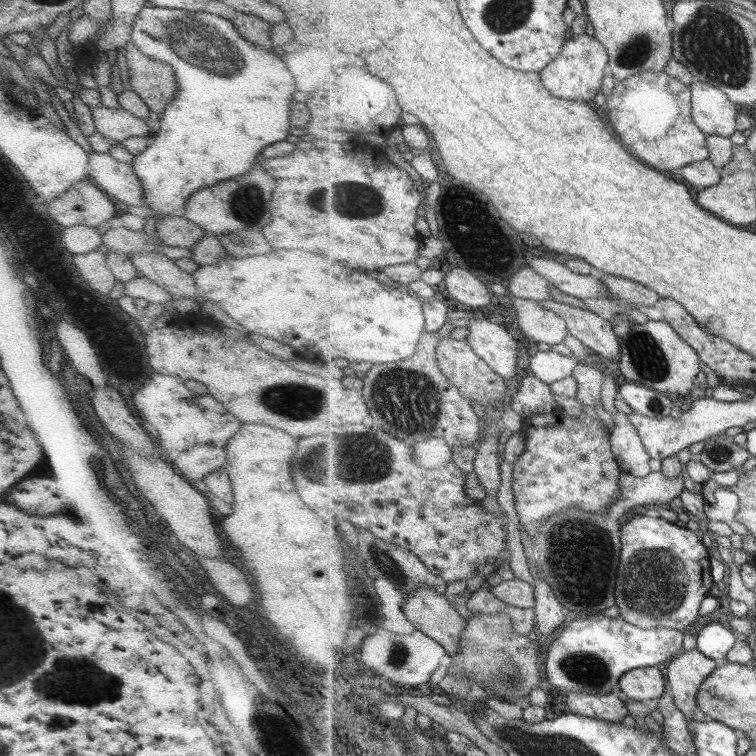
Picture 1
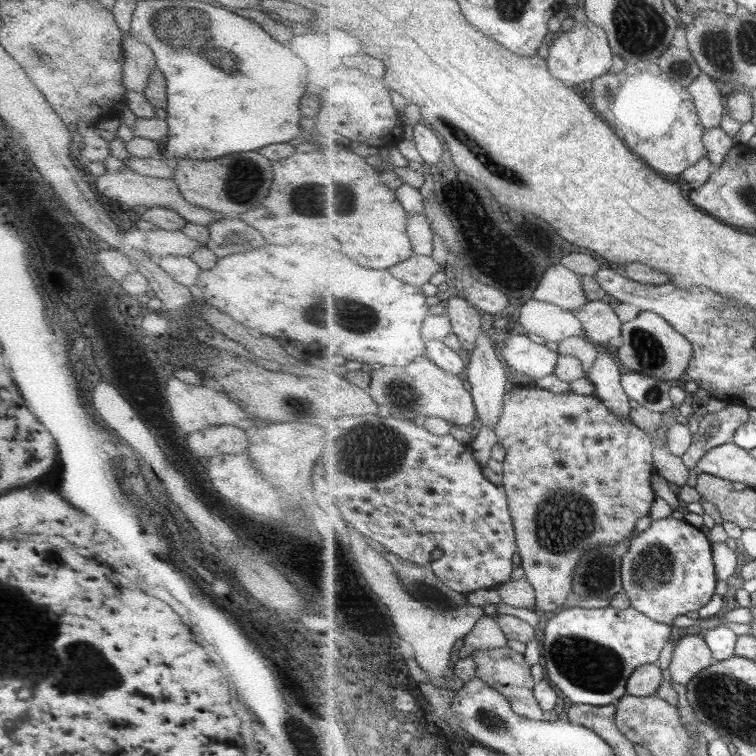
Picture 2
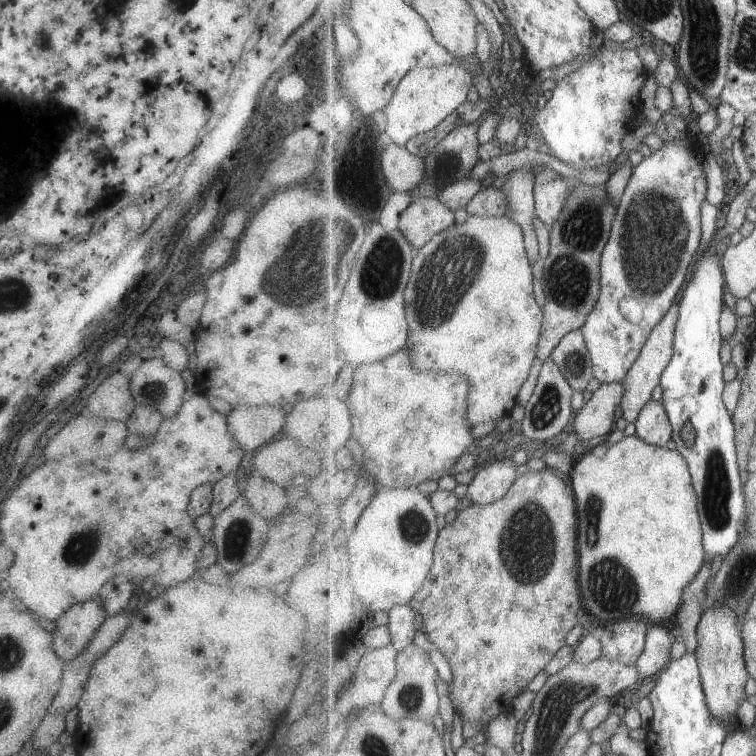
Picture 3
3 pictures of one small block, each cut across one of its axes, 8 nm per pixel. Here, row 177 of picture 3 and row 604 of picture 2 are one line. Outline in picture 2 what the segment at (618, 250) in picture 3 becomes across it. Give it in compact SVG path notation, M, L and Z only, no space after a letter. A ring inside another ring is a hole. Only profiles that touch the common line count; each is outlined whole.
M673 516L653 521L647 530L635 534L629 552L624 554L622 572L630 606L671 626L677 616L707 606L717 588L718 577L709 538L700 528Z

